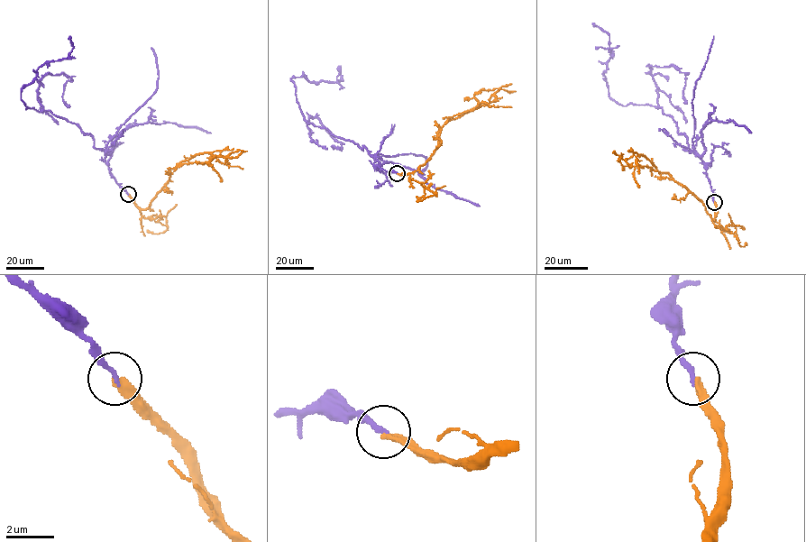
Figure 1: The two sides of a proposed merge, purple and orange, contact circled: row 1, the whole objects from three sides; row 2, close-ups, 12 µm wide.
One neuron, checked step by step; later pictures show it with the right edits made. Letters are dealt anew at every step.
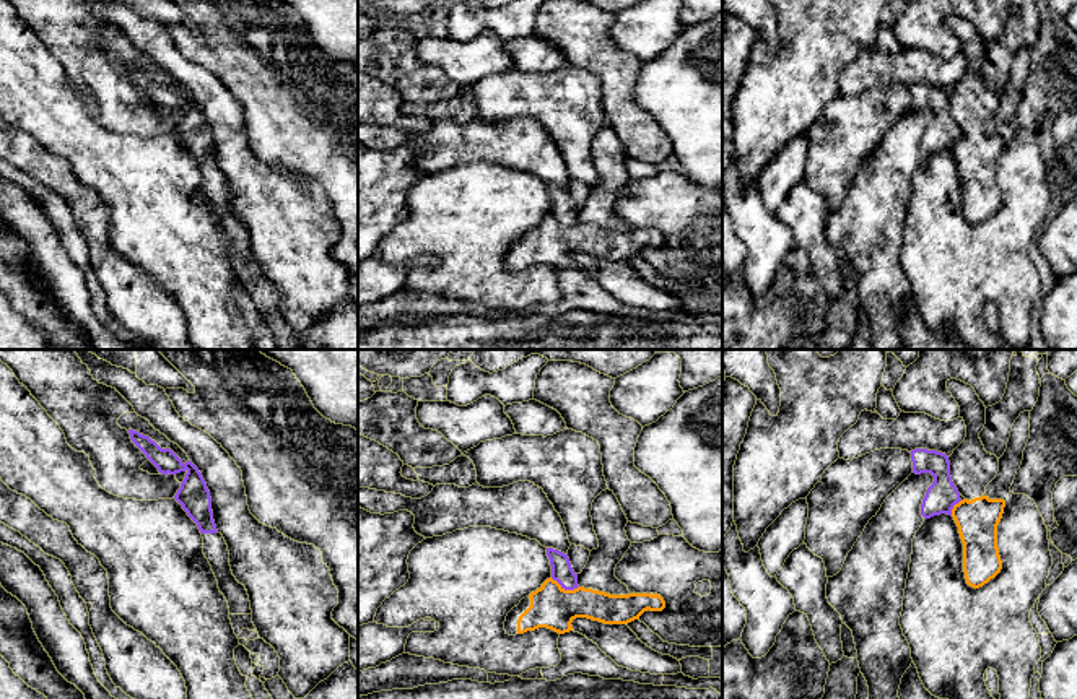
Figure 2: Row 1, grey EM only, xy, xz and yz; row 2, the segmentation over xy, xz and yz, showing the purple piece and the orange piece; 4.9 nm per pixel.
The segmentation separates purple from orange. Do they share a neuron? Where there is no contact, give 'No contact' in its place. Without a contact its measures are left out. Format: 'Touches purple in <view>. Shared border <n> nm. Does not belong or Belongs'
Touches purple in xz. Shared border 150 nm. Does not belong

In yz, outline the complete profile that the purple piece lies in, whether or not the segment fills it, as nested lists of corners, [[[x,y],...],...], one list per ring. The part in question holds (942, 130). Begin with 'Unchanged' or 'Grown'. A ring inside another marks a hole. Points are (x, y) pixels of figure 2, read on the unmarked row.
Unchanged. [[[914,85],[909,88],[913,109],[931,109],[934,119],[927,124],[921,140],[921,151],[931,154],[934,151],[952,151],[952,145],[958,140],[960,128],[950,112],[948,93],[937,86]]]

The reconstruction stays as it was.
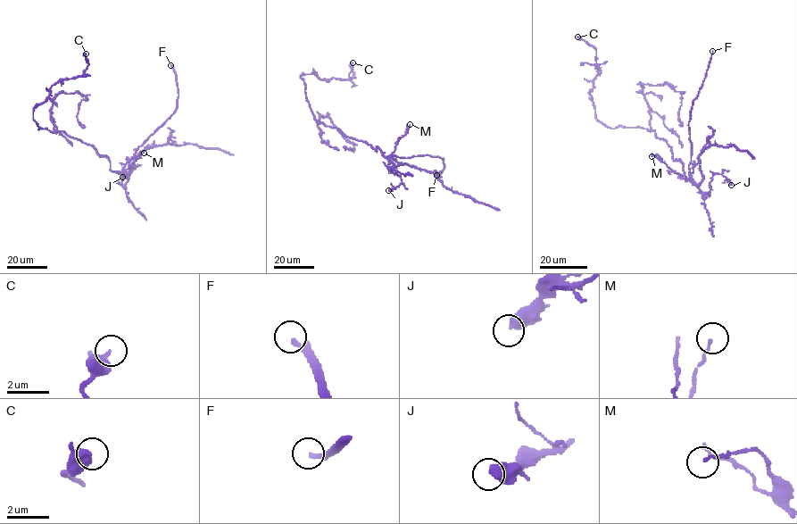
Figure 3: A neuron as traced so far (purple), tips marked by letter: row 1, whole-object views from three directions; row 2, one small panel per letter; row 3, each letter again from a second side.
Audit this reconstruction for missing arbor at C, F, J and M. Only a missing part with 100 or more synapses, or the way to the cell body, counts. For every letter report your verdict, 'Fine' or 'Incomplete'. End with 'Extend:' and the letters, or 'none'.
C: Fine
F: Incomplete
J: Fine
M: Fine
Extend: F

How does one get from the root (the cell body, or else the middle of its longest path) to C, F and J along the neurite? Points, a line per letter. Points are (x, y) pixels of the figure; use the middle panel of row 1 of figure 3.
C: (352, 138), (314, 118), (305, 85), (300, 78), (313, 73), (320, 79), (354, 79), (352, 62)
F: (352, 138), (365, 142), (377, 151), (377, 146), (387, 158), (393, 155), (440, 157), (444, 166), (436, 175)
J: (352, 138), (365, 142), (377, 151), (377, 146), (391, 162), (388, 166), (402, 182), (388, 190)

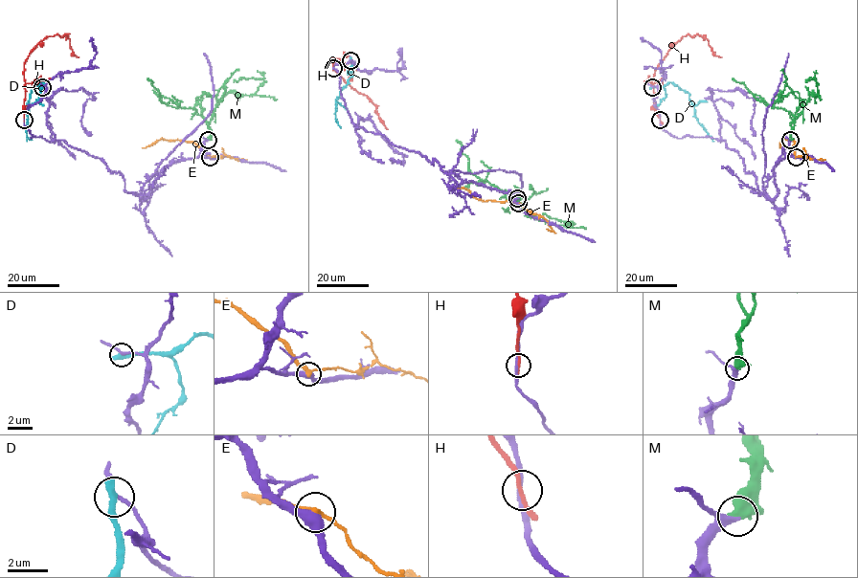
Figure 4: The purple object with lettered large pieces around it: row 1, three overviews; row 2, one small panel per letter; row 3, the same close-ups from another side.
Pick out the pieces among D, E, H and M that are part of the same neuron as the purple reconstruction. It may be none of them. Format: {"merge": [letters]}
{"merge": ["M"]}

